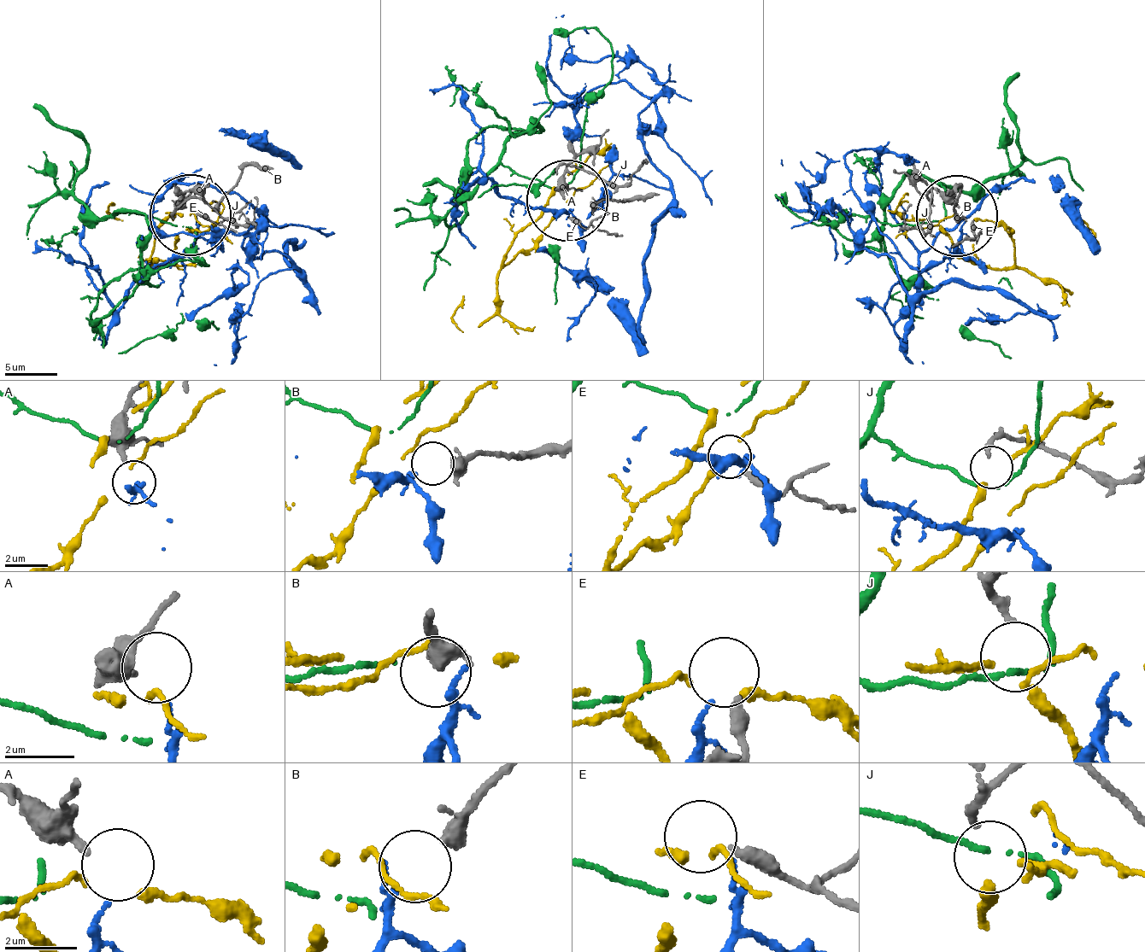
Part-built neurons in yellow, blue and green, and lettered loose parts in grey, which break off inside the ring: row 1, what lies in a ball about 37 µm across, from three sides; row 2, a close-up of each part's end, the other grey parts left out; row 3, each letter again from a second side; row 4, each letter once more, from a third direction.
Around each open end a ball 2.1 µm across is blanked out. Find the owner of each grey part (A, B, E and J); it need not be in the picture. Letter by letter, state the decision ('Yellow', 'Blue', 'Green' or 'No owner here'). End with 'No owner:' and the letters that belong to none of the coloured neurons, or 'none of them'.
A: No owner here
B: Blue
E: No owner here
J: Yellow
No owner: A, E

